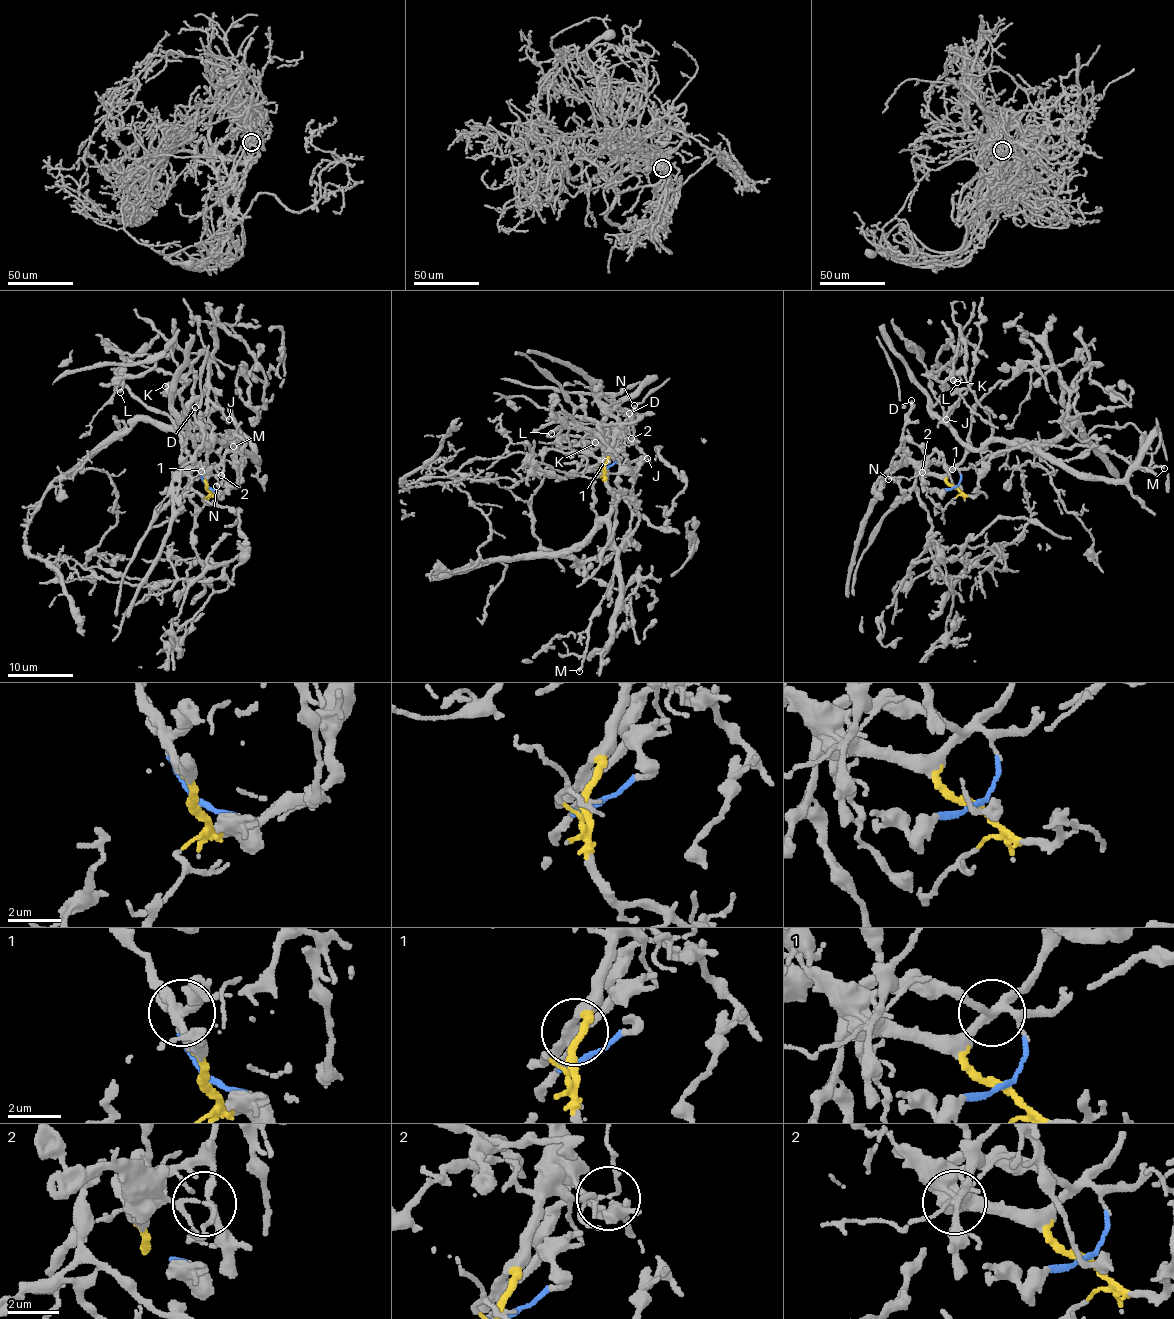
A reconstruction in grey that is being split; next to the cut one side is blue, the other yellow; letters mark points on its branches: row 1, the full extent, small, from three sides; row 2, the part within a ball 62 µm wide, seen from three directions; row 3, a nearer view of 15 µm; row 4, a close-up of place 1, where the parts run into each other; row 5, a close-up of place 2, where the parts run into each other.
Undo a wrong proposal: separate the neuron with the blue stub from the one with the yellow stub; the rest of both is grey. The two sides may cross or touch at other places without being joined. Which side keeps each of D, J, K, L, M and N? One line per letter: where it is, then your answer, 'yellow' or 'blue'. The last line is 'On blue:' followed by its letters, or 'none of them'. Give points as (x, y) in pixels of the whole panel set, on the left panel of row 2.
D: (195, 407) | blue
J: (229, 419) | blue
K: (165, 386) | blue
L: (120, 392) | blue
M: (233, 446) | yellow
N: (216, 486) | yellow
On blue: D, J, K, L

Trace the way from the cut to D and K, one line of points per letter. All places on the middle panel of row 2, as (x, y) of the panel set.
D: (605, 468), (601, 469), (613, 452), (613, 445), (628, 427), (629, 412), (632, 411), (629, 413)
K: (605, 468), (593, 485), (593, 511), (603, 517), (613, 496), (603, 426), (602, 434), (613, 440), (594, 443)

